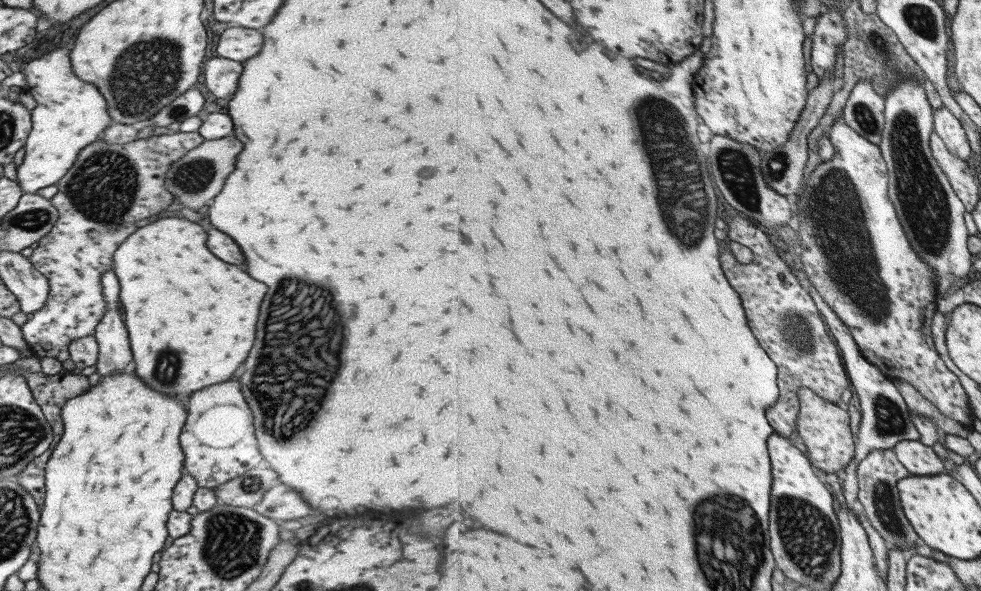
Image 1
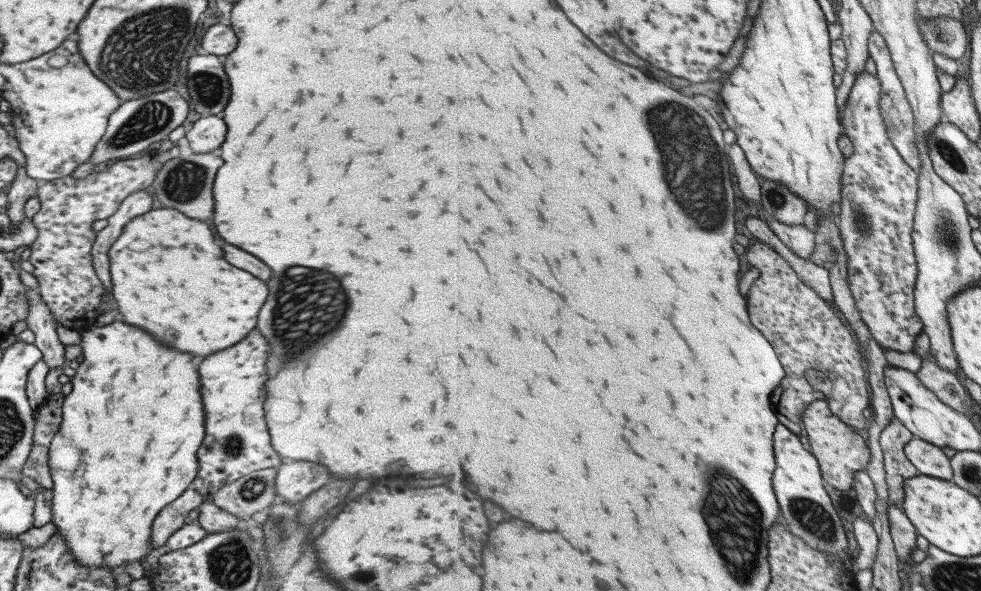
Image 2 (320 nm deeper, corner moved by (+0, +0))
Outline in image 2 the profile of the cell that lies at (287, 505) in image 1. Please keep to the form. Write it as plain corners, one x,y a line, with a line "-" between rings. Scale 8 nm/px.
281,461
274,477
275,499
299,504
330,479
327,467
307,461

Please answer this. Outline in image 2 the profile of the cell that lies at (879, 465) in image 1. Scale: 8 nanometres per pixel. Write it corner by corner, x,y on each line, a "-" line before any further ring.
897,418
889,423
880,438
885,455
887,471
885,478
889,484
890,500
902,509
905,500
903,492
905,482
920,475
920,470
906,455
907,443
913,438
915,435

